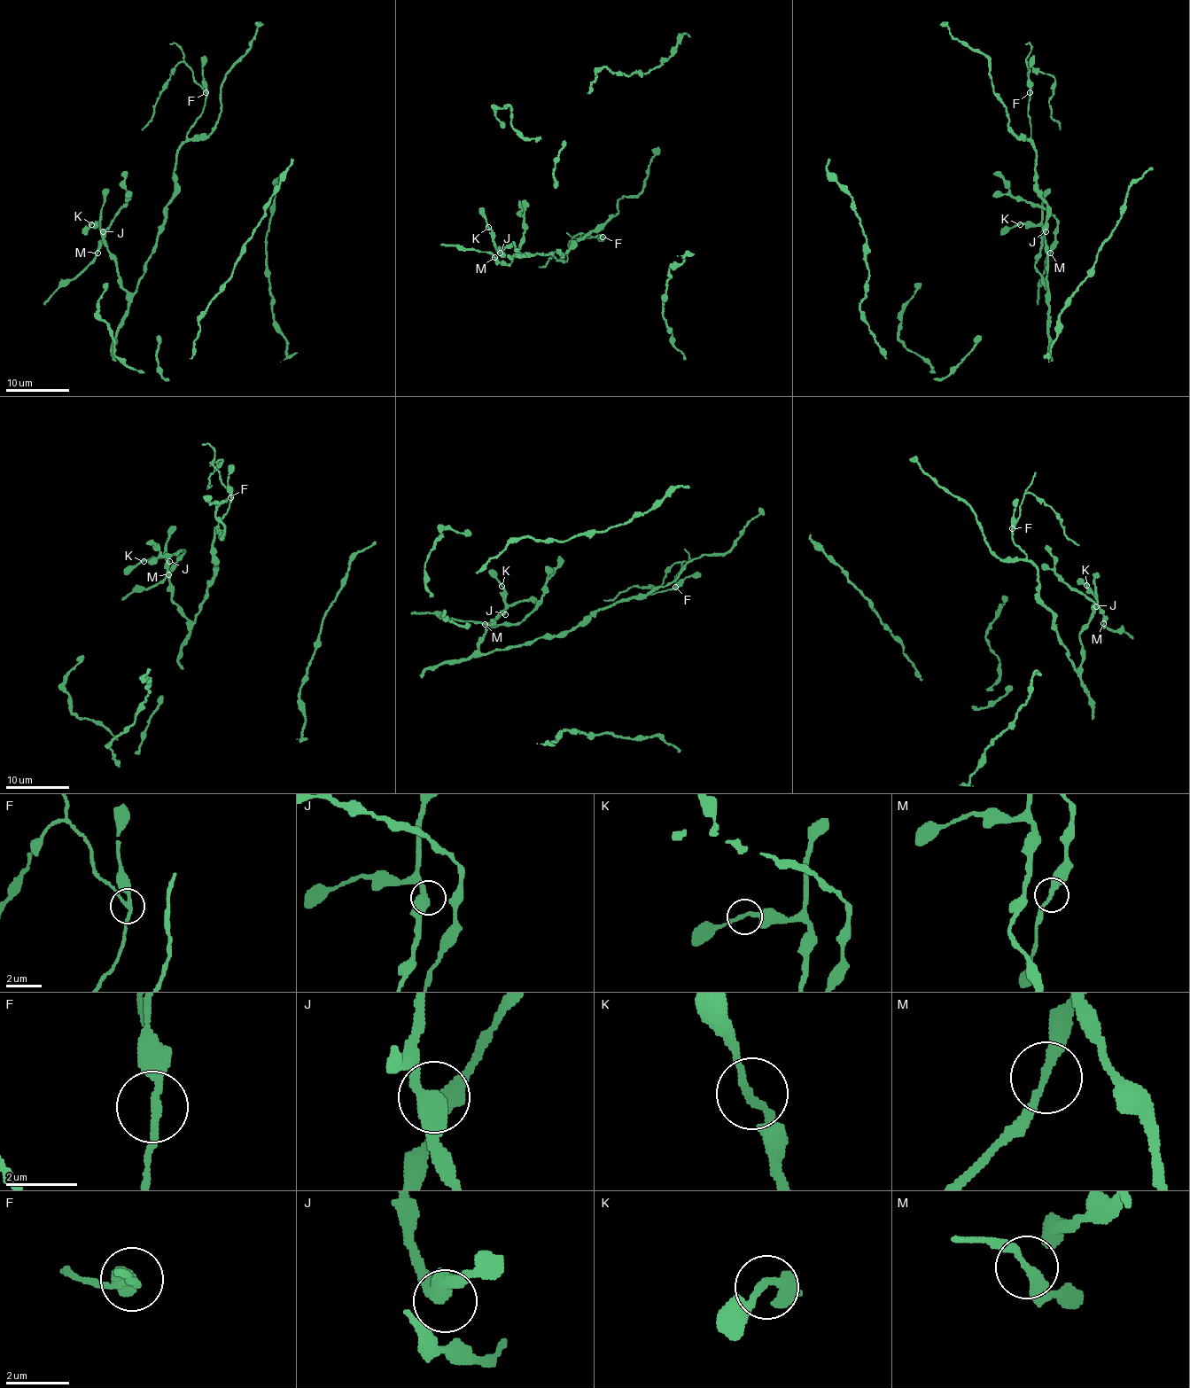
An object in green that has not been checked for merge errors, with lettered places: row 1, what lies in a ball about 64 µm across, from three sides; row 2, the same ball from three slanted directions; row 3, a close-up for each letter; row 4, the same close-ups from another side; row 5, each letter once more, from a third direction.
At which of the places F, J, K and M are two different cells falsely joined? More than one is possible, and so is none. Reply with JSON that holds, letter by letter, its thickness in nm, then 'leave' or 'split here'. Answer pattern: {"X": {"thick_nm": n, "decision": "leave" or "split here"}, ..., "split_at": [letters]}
{"F": {"thick_nm": 220, "decision": "split here"}, "J": {"thick_nm": 380, "decision": "leave"}, "K": {"thick_nm": 220, "decision": "leave"}, "M": {"thick_nm": 240, "decision": "leave"}, "split_at": ["F"]}

